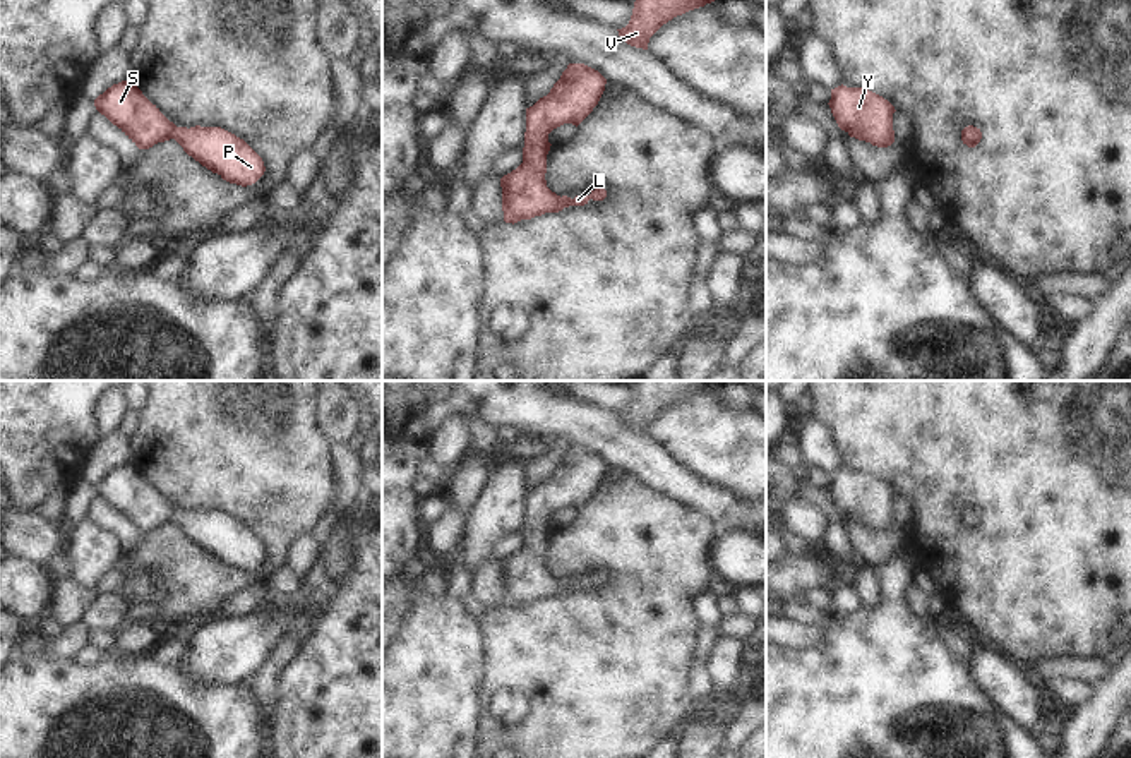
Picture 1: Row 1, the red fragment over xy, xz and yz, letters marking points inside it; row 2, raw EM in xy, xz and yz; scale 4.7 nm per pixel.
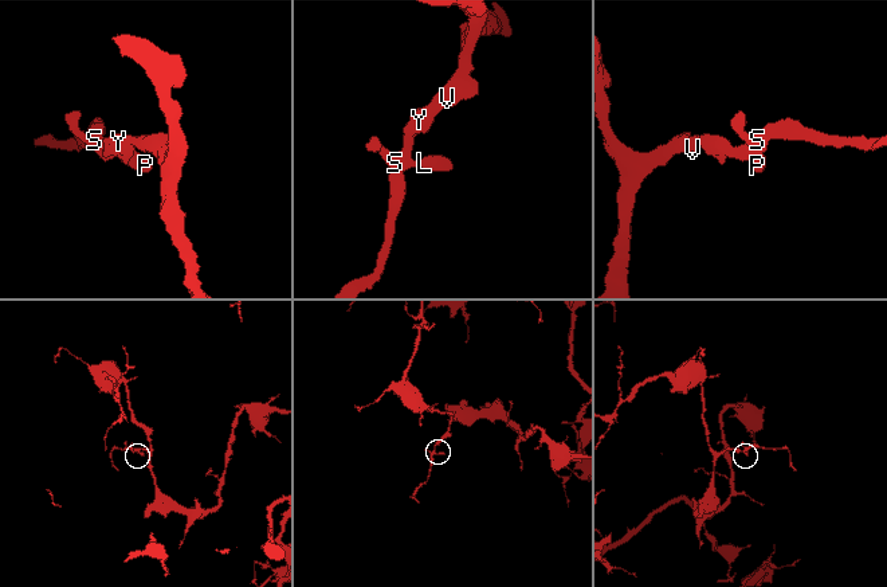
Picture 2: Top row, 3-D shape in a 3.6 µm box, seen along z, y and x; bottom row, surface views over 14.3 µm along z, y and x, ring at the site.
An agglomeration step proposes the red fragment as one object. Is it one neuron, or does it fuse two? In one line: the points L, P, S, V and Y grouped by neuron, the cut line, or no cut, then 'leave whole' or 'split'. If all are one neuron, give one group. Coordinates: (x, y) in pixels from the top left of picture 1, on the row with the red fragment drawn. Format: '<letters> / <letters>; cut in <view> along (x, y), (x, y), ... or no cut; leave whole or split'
L P S V Y; no cut; leave whole

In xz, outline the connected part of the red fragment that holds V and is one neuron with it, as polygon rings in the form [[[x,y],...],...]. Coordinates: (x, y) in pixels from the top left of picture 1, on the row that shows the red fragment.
[[[636,0],[631,21],[617,29],[631,46],[648,50],[649,38],[668,21],[715,0]]]

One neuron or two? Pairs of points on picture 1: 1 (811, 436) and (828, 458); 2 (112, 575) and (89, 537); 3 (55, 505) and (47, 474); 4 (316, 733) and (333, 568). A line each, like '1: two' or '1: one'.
1: one
2: two
3: two
4: two

